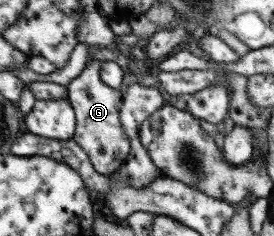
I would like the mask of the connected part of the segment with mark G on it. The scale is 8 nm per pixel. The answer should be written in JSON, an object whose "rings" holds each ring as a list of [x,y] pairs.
{"rings":[[[91,58],[84,70],[68,84],[68,100],[76,116],[76,129],[72,138],[87,153],[93,169],[102,175],[117,170],[129,157],[131,146],[123,134],[123,125],[119,122],[119,111],[123,107],[123,94],[103,83],[100,78],[101,62]]]}

